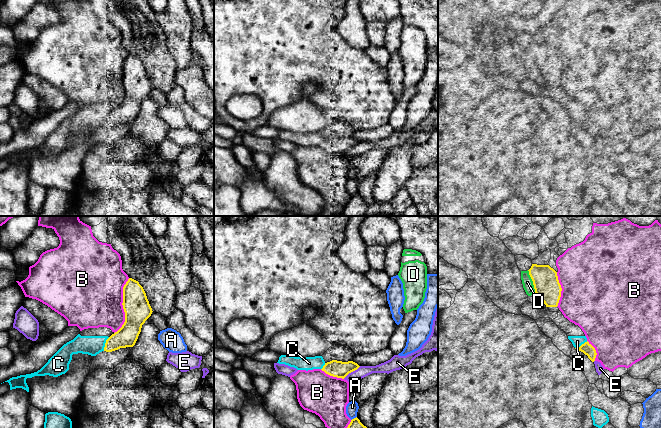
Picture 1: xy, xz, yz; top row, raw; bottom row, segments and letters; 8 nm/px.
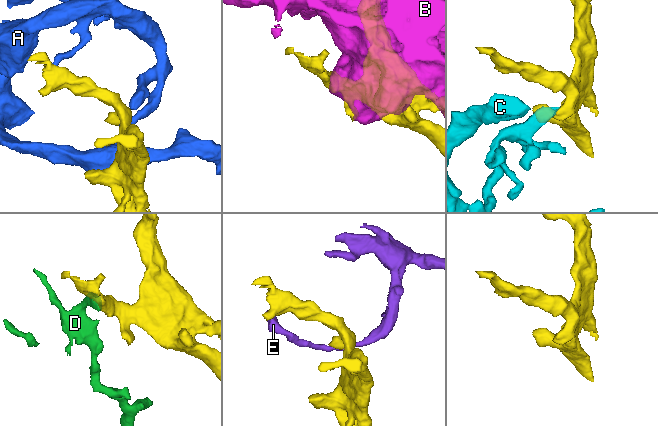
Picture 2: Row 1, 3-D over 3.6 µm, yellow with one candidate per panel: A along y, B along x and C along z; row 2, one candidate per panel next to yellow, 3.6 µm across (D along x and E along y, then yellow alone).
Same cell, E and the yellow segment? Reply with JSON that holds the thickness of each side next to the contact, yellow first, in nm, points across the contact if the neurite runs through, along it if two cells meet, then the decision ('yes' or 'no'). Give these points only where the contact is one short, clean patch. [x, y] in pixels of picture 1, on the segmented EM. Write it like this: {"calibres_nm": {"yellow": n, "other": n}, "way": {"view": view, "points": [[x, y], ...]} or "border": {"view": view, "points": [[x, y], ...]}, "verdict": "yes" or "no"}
{"calibres_nm": {"yellow": 140, "other": 90}, "verdict": "no"}

